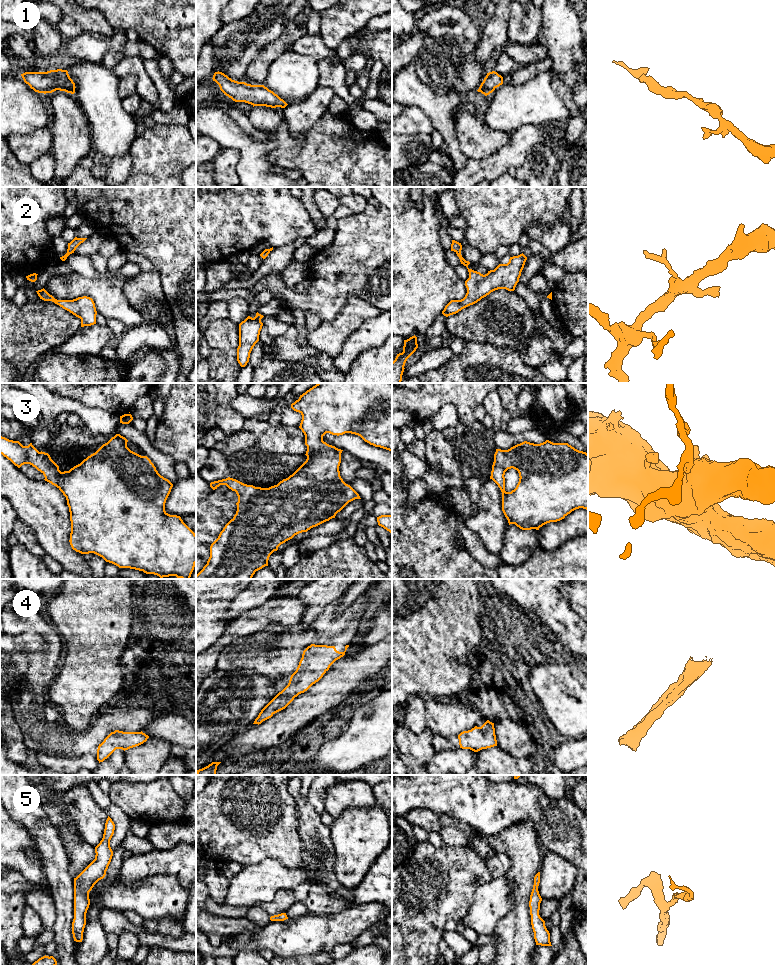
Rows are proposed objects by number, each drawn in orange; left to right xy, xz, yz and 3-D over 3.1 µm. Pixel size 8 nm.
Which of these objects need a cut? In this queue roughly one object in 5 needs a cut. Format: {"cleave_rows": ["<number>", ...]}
{"cleave_rows": []}

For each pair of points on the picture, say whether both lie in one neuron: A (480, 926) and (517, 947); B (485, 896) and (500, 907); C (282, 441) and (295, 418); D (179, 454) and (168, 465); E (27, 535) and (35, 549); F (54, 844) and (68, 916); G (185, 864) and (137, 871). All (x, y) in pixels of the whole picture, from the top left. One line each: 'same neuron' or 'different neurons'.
A: different neurons
B: same neuron
C: different neurons
D: different neurons
E: same neuron
F: same neuron
G: same neuron

